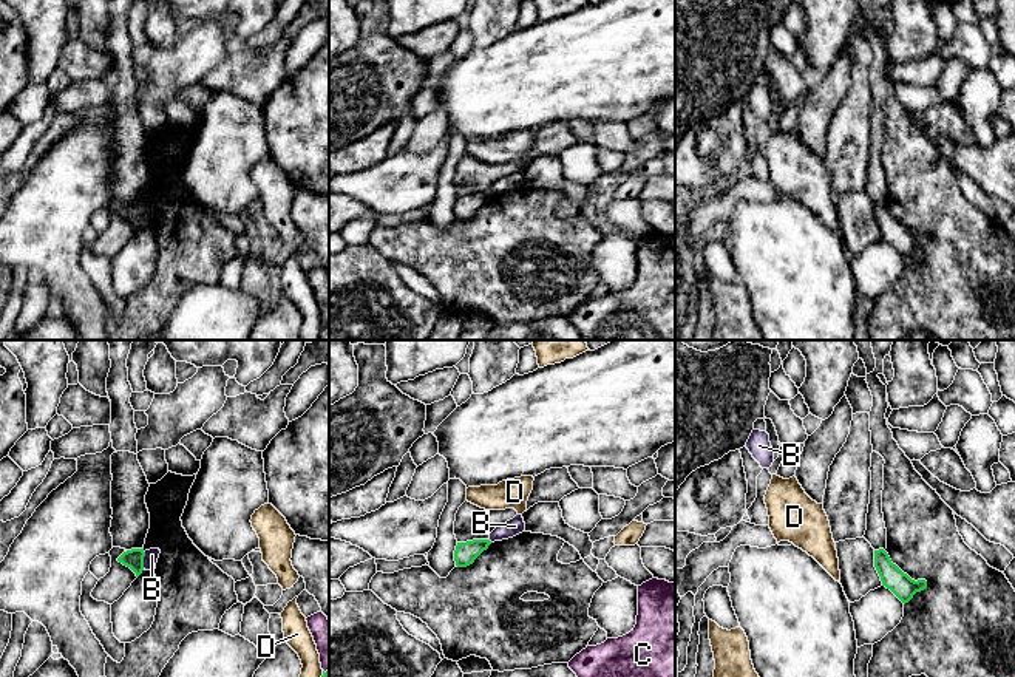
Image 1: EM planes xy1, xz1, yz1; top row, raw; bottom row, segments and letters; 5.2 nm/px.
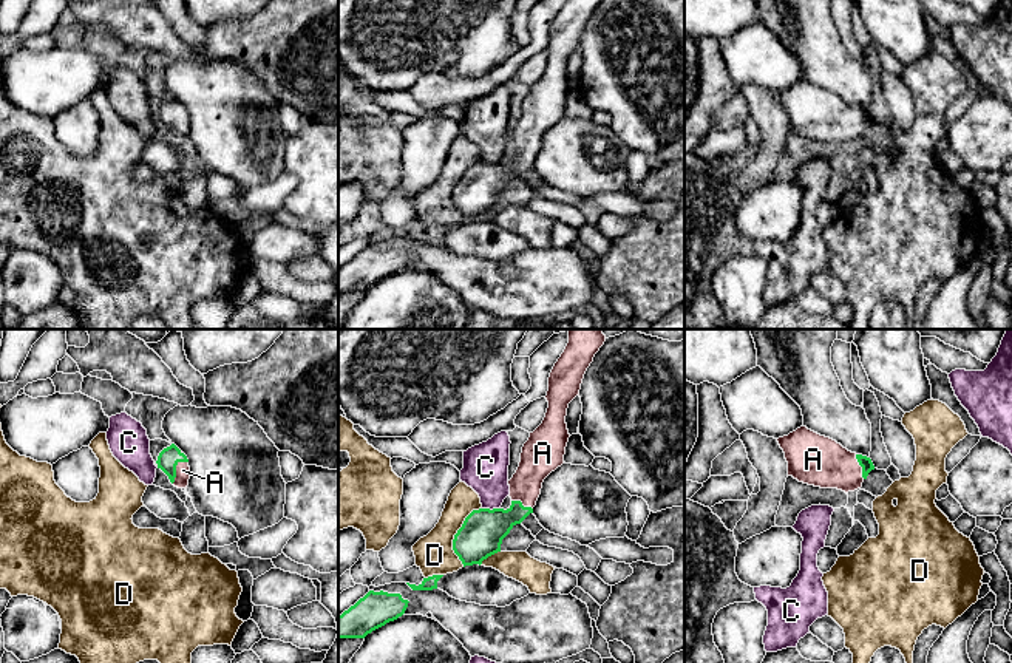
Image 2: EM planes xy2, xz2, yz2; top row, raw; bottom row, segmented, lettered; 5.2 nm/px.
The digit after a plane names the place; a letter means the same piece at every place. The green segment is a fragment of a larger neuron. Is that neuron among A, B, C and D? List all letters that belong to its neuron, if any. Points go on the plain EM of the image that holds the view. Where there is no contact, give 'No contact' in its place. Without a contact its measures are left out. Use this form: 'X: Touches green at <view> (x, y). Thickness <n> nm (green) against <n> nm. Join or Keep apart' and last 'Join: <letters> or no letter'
A: Touches green at xy2 (175, 122). Thickness 110 nm (green) against 80 nm. Join
B: Touches green at xy1 (142, 214). Thickness 100 nm (green) against 70 nm. Keep apart
C: Touches green at xz2 (493, 163). Thickness 220 nm (green) against 240 nm. Keep apart
D: Touches green at xz2 (455, 189). Thickness 220 nm (green) against 200 nm. Keep apart
Join: A

